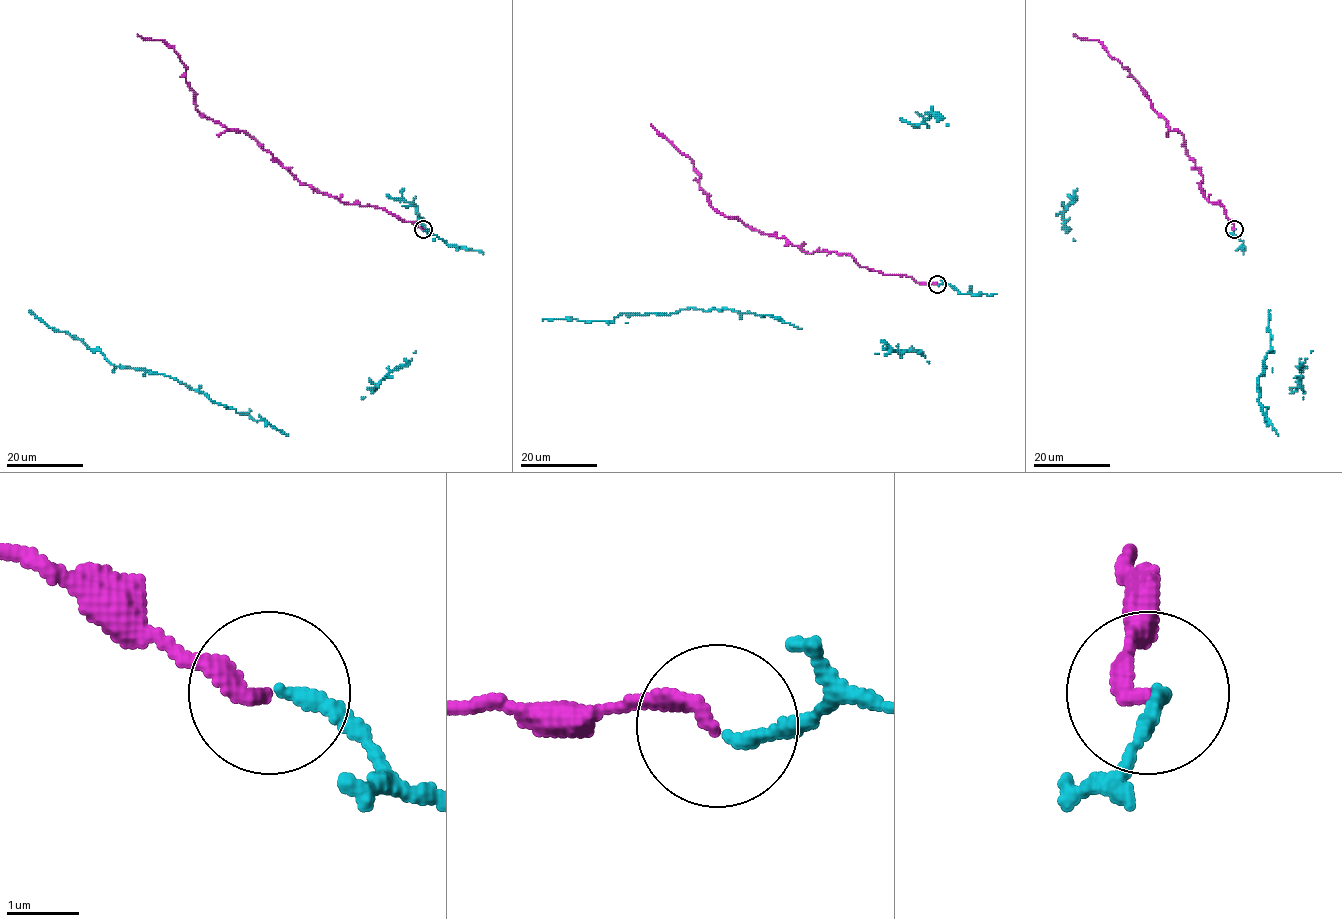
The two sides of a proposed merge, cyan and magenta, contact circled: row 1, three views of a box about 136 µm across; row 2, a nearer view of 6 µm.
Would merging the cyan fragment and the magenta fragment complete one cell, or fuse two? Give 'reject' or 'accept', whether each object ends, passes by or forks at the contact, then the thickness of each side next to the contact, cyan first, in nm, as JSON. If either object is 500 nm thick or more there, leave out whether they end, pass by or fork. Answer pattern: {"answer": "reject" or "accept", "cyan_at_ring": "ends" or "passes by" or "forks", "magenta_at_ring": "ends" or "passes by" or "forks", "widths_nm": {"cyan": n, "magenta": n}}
{"answer": "accept", "cyan_at_ring": "ends", "magenta_at_ring": "ends", "widths_nm": {"cyan": 190, "magenta": 220}}

